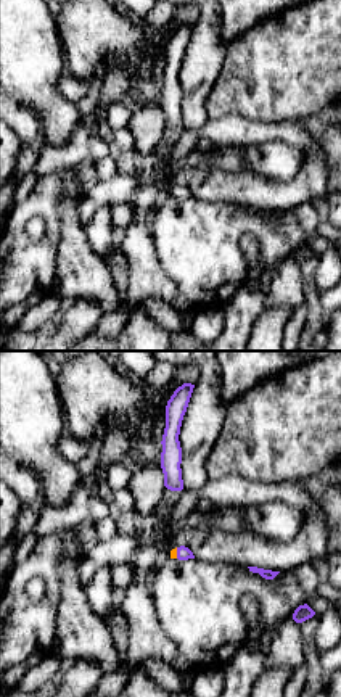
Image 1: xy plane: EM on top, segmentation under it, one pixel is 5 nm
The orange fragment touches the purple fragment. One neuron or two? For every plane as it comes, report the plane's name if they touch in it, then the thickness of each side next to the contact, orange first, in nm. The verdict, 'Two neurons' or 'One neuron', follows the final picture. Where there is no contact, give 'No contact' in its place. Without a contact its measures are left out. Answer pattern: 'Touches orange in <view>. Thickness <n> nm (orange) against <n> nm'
Touches orange in xy. Thickness 30 nm (orange) against 70 nm

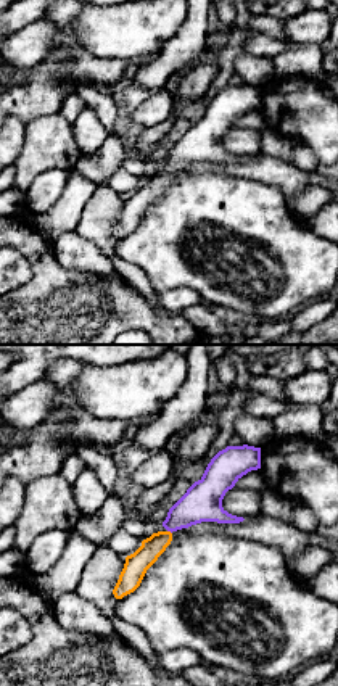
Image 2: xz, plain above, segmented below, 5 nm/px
Touches orange in xz. Thickness 120 nm (orange) against 190 nm

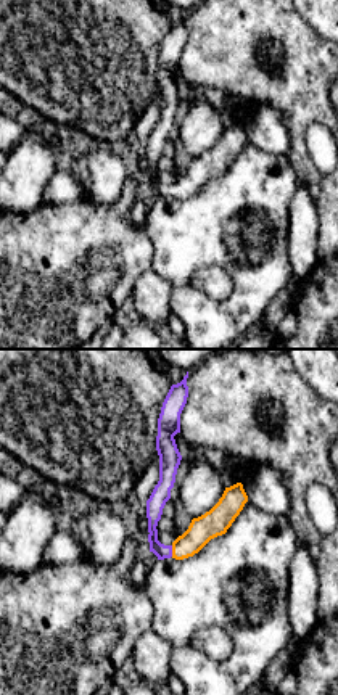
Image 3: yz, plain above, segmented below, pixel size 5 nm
Touches orange in yz. Thickness 140 nm (orange) against 90 nm

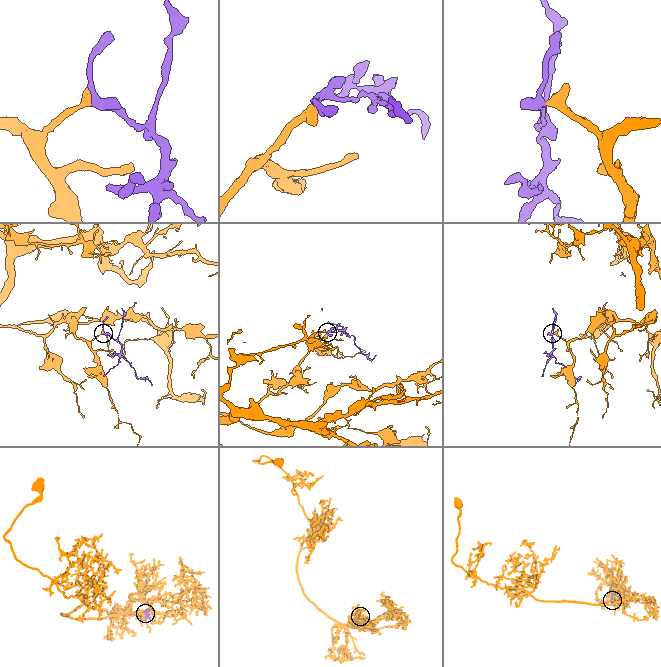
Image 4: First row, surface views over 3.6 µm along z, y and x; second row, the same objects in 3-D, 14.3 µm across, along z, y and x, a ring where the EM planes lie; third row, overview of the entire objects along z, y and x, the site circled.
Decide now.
One neuron

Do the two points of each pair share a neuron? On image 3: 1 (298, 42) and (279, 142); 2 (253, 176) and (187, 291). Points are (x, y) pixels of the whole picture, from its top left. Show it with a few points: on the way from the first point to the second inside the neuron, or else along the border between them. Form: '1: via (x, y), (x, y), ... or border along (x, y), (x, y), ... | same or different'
1: border along (248, 111), (271, 105), (282, 116), (287, 155) | different
2: via (235, 205), (184, 256), (184, 263) | same

